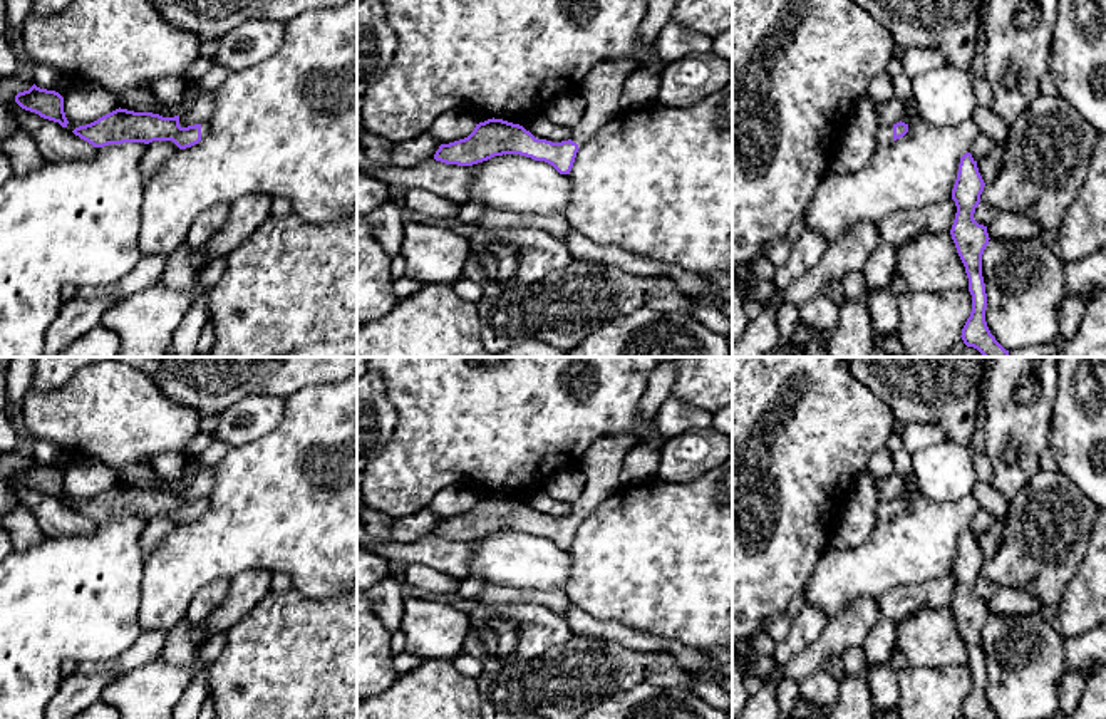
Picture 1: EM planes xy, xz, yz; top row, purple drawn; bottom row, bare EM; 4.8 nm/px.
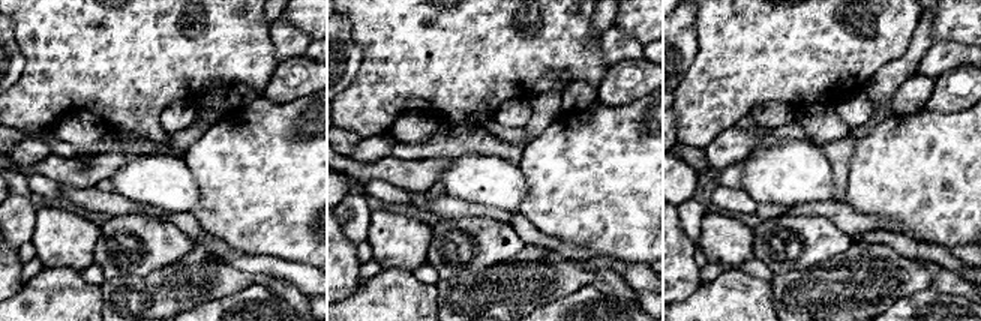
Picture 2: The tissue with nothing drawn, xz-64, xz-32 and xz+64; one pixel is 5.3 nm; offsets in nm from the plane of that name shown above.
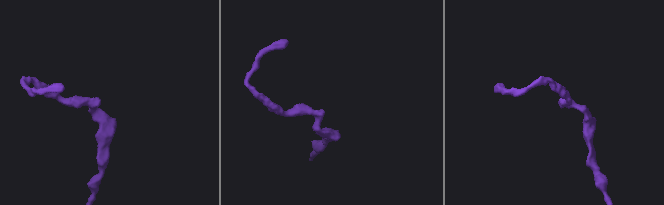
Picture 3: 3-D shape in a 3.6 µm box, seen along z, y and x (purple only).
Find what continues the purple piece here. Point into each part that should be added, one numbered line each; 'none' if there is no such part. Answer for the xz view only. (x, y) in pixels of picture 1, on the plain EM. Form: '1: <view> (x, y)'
1: xz (600, 465)

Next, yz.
1: yz (883, 510)

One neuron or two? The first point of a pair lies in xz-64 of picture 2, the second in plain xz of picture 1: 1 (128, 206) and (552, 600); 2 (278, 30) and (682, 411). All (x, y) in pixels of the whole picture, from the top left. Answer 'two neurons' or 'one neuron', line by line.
1: one neuron
2: one neuron

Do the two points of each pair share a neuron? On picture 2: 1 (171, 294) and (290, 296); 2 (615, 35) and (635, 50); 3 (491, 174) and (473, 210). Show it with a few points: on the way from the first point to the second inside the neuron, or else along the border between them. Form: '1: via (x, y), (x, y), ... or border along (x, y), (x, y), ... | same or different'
1: via (201, 279), (260, 279) | same
2: via (620, 39), (630, 48) | same
3: border along (443, 191), (468, 201), (492, 204), (510, 212) | different

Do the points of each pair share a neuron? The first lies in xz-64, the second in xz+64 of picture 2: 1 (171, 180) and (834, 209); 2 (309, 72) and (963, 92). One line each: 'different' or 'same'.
1: different
2: same

